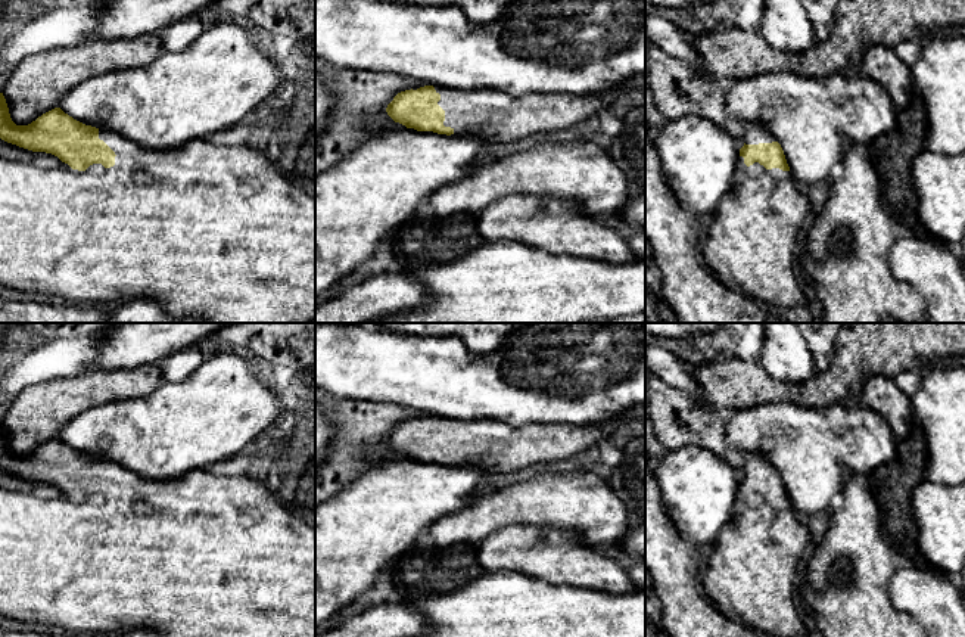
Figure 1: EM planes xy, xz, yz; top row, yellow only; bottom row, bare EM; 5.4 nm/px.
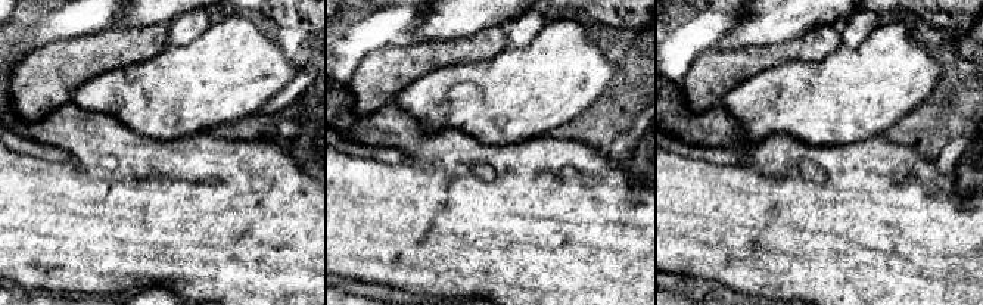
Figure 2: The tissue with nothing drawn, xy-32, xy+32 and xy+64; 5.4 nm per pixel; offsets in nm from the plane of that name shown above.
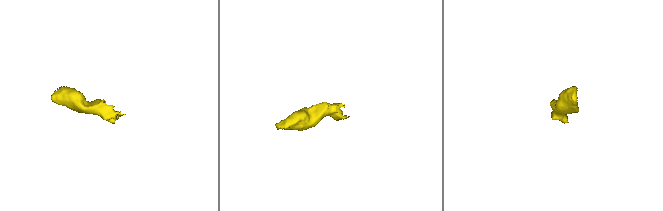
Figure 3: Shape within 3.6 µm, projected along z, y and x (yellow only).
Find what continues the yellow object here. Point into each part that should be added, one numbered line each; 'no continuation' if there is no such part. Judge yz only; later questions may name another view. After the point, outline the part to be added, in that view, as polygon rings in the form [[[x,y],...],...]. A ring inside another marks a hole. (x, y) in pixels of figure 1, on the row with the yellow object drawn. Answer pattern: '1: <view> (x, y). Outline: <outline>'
1: yz (752, 241). Outline: [[[740,156],[732,189],[715,212],[713,226],[704,233],[701,261],[722,280],[737,282],[753,299],[771,307],[807,305],[796,277],[794,242],[809,211],[810,201],[790,171],[766,170],[759,162],[747,167]]]

